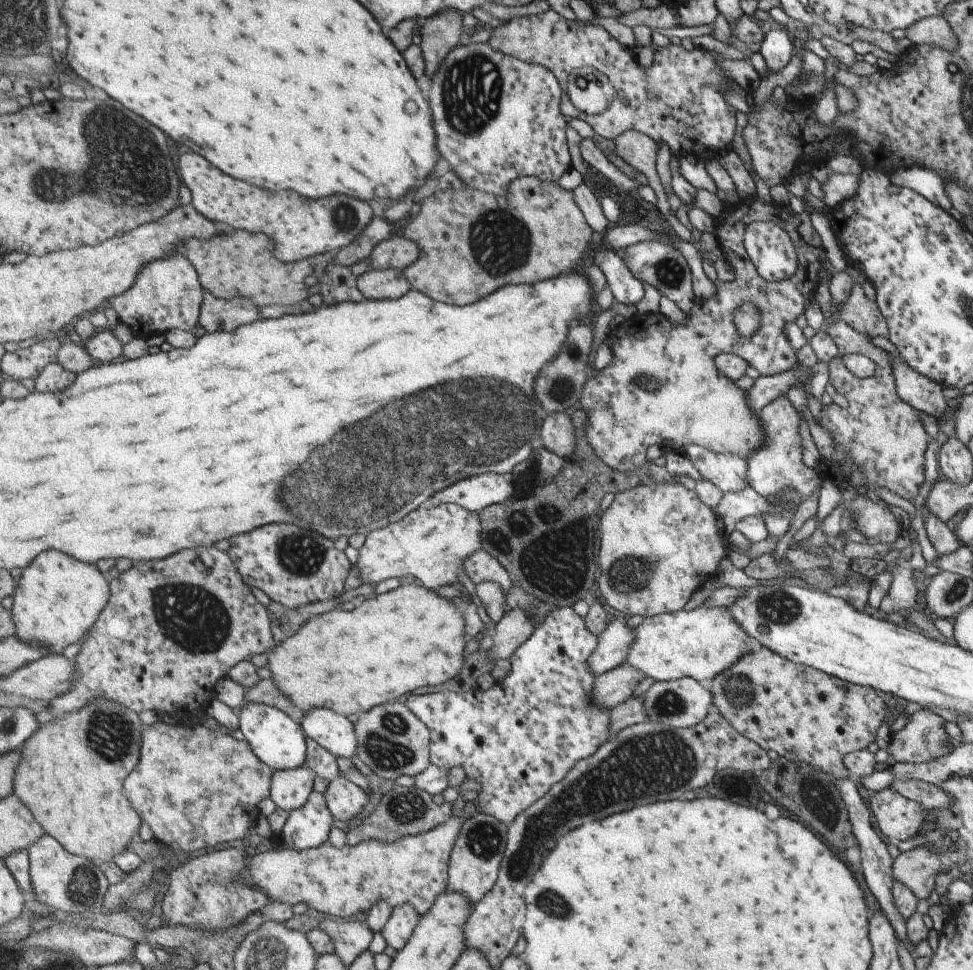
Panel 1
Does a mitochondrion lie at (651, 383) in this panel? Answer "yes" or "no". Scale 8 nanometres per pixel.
yes

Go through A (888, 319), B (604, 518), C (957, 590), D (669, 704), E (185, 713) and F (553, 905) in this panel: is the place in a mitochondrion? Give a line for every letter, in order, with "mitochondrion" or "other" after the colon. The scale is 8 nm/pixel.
A: other
B: other
C: mitochondrion
D: mitochondrion
E: other
F: mitochondrion

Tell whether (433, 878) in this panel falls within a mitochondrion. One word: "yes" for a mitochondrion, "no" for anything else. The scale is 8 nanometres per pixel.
no

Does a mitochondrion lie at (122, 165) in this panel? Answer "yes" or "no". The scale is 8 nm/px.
yes

